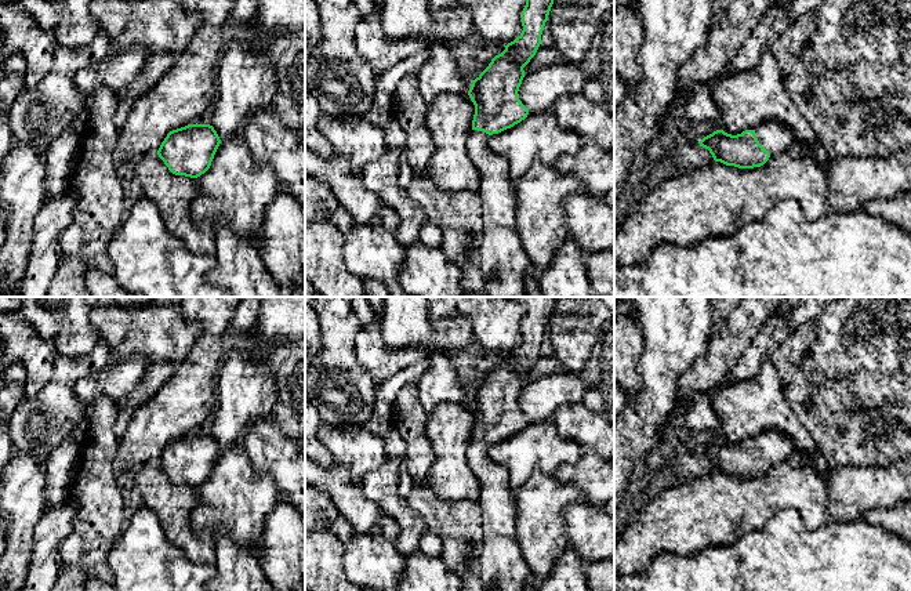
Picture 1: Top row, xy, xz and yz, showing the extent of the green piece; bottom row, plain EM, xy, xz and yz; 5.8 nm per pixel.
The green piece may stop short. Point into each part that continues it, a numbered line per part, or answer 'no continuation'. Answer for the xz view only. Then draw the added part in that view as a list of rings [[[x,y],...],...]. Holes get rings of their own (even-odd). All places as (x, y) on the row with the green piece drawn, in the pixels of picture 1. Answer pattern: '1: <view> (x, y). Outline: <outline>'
1: xz (503, 258). Outline: [[[472,130],[467,139],[471,162],[480,174],[479,195],[483,211],[483,240],[479,246],[480,269],[486,297],[527,297],[525,275],[530,264],[516,228],[516,188],[509,175],[509,163],[489,146],[489,134]]]

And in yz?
1: yz (775, 137). Outline: [[[765,122],[755,128],[755,135],[759,144],[770,155],[787,153],[792,157],[801,159],[816,152],[821,153],[820,142],[816,149],[799,142],[792,131],[781,122]]]

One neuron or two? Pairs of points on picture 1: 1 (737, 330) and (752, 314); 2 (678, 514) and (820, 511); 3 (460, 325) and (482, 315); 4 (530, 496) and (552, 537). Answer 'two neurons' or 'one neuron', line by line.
1: one neuron
2: one neuron
3: two neurons
4: one neuron

